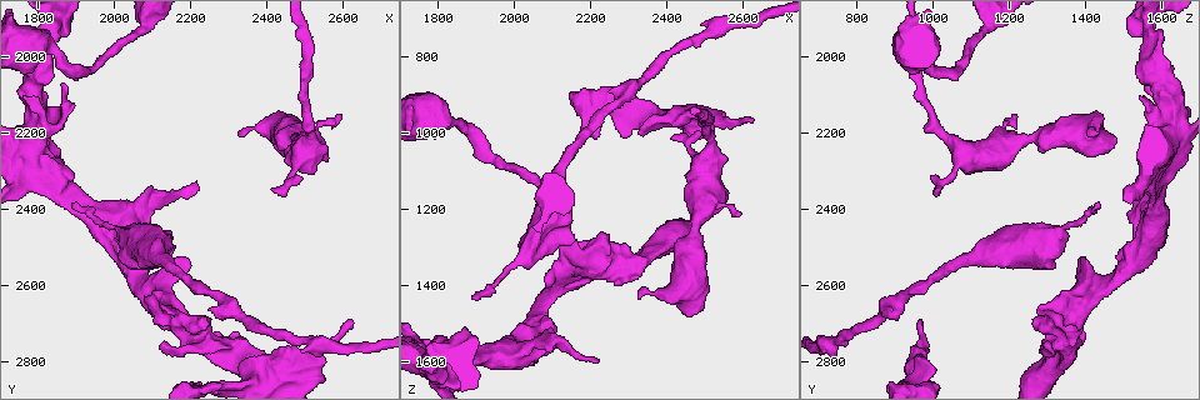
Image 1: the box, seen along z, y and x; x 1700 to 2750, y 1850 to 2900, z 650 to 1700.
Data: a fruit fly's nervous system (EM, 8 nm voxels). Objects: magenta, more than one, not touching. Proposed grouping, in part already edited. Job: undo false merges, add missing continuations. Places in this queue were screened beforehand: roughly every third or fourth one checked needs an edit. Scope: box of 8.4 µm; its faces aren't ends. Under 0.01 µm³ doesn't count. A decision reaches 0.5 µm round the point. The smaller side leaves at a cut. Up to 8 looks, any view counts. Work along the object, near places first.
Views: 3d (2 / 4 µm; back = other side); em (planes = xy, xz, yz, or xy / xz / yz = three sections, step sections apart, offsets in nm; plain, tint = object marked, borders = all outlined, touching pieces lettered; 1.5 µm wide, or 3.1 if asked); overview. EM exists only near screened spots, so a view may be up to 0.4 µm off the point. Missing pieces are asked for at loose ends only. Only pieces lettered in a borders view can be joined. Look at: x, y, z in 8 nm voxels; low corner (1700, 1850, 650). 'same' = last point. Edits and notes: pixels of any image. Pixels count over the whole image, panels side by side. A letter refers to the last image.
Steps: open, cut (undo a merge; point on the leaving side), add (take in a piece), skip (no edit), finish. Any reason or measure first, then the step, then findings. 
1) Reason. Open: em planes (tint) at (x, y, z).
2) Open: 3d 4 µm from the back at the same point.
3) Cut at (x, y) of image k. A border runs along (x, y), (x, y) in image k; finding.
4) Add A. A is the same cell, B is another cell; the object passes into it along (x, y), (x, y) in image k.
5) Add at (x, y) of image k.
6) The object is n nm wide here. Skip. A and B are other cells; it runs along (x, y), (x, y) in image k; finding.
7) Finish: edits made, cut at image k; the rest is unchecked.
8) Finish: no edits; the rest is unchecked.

Tapers out. Open: 3d 4 µm at (2410, 2345, 1010).

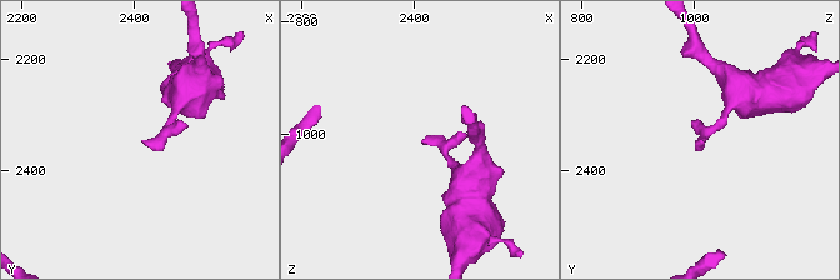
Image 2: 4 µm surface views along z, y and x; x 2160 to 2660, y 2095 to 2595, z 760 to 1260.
Open: em planes (borders) at (2420, 2355, 1005).

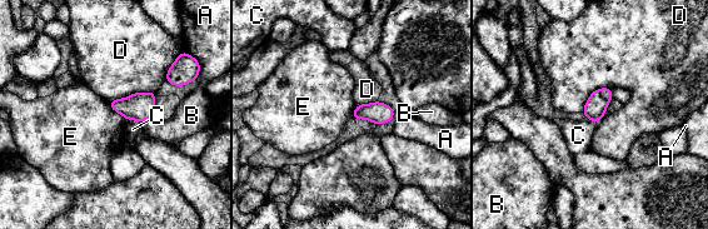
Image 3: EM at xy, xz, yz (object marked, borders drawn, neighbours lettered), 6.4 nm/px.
The object is 130 nm wide here. Add B. B is the same cell, A, C, D and E are other cells; the object passes into it along (139, 106), (146, 119), (185, 122) in image 3; it goes on there.

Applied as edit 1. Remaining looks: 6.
Redraw. Open: overview.

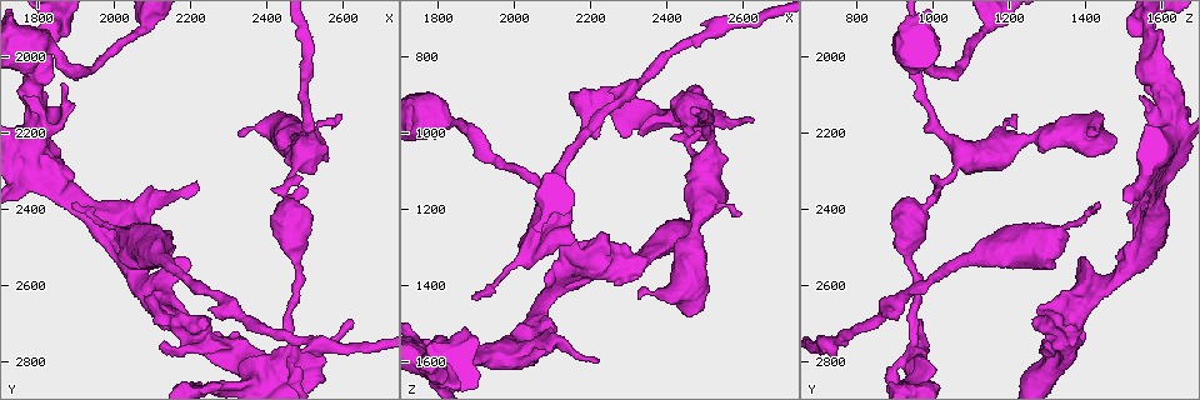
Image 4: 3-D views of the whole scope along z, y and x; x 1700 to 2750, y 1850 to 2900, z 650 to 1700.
Three arms meet. Open: 3d 2 µm at (2220, 2745, 1355).

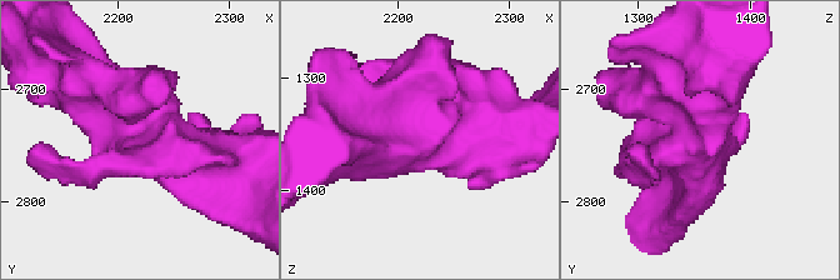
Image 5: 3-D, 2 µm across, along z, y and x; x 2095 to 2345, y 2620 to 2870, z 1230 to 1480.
Need the tissue. Open: em yz step 4 (tint) at (2226, 2740, 1348).

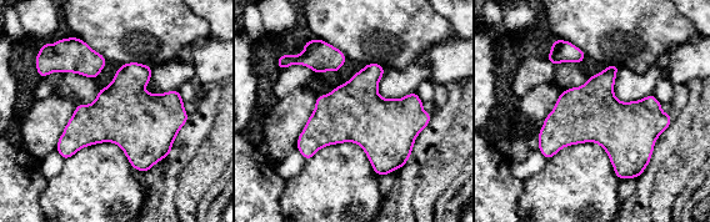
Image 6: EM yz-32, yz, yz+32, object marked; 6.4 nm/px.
Open: em yz step 4 (borders) at the same point.

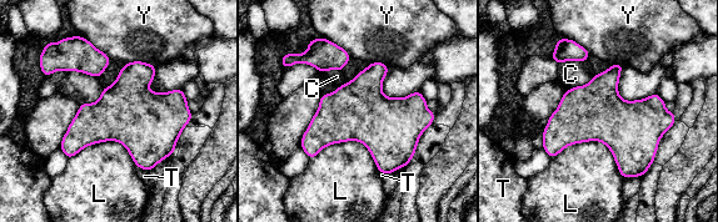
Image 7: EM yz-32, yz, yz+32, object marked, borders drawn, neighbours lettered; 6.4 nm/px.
The object is 240 nm wide here. Skip. C, L, T and Y are other cells; a border runs along (136, 166), (149, 171) in image 7; continuous, no second neuron.

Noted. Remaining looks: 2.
Finish: edits made, add at image 3; the rest is unchecked.

